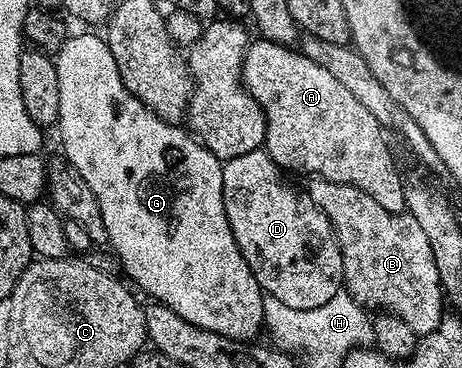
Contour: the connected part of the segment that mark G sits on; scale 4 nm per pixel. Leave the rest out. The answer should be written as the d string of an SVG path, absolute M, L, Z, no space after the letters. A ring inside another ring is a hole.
M71 34L56 52L54 64L60 85L56 132L62 138L61 154L96 195L109 250L117 266L126 270L125 278L143 296L150 295L146 297L163 303L172 313L200 329L229 339L257 340L254 338L264 327L264 292L252 269L248 269L248 261L244 261L224 213L223 160L217 159L185 126L165 123L155 111L128 93L120 69L116 69L116 57L112 57L112 49L108 49L101 34Z

